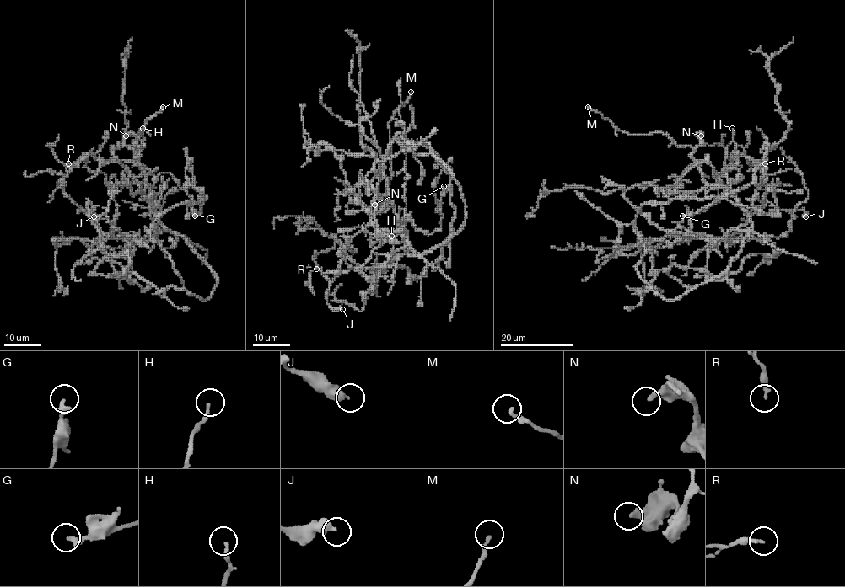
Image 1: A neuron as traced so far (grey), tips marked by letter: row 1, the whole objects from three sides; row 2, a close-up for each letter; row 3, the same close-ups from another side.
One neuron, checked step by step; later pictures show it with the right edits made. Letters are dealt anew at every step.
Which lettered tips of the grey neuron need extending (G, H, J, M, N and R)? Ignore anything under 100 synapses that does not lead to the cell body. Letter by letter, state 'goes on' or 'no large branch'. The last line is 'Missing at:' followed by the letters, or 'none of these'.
G: no large branch
H: no large branch
J: no large branch
M: no large branch
N: no large branch
R: no large branch
Missing at: none of these

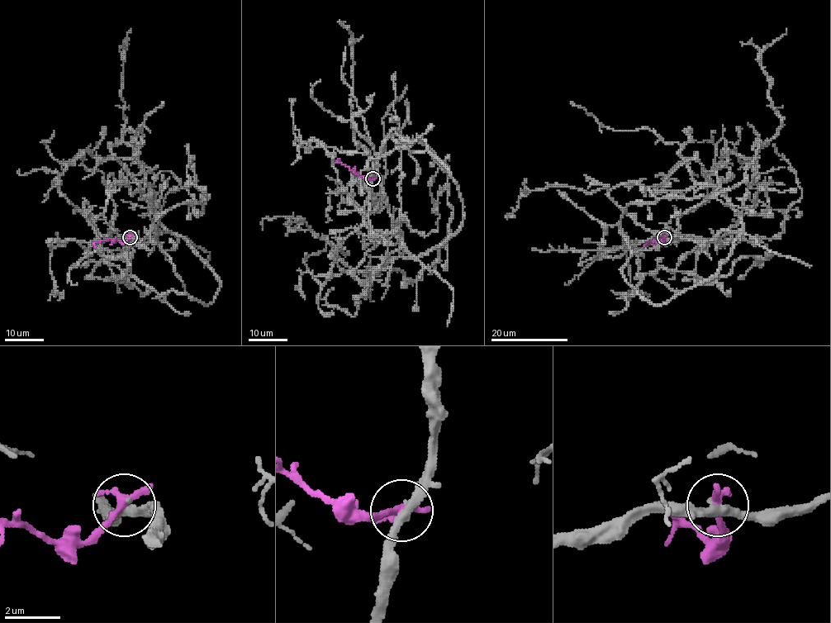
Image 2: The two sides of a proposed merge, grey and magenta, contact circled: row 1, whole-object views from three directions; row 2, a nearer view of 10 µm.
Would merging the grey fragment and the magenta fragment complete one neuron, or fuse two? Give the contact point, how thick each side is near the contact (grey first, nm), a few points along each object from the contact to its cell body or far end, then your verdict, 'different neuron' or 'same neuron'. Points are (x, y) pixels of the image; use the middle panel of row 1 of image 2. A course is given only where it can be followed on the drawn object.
at (372, 178); 320 nm thick on the grey side, 280 nm on the other; grey runs (372, 178), (366, 216), (368, 162), (428, 151), (395, 135), (448, 175), (446, 242), (401, 287); magenta runs (372, 178), (363, 178), (339, 162), (339, 159); different neuron

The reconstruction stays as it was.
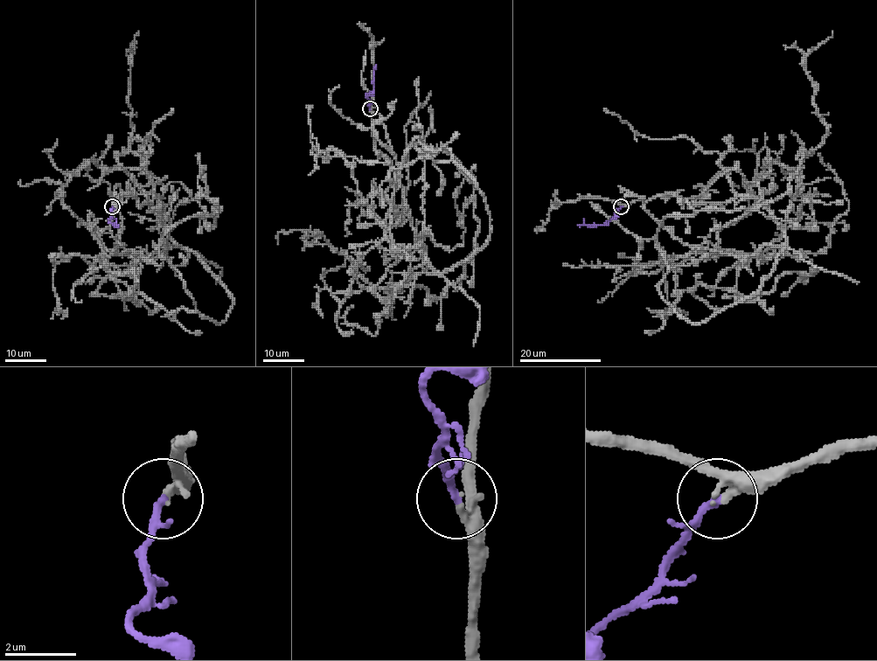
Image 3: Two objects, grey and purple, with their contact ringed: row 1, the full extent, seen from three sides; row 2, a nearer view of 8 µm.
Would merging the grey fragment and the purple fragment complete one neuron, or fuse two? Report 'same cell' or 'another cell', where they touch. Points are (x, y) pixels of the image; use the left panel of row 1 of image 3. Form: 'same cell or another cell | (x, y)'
same cell | (112, 206)

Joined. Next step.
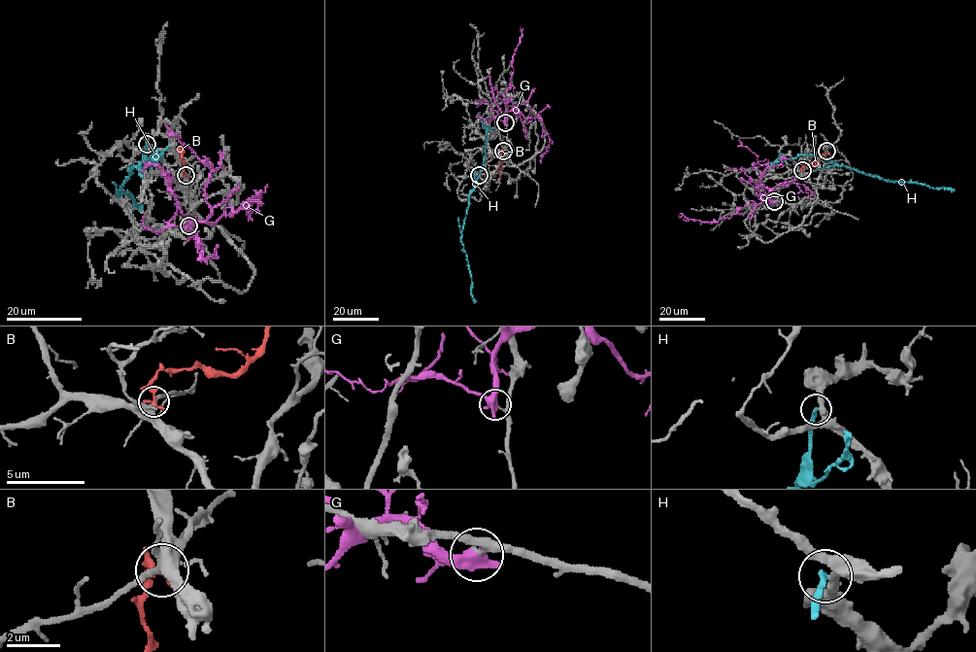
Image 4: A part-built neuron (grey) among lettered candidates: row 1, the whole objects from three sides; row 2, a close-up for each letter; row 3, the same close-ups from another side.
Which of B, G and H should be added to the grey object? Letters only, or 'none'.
none

